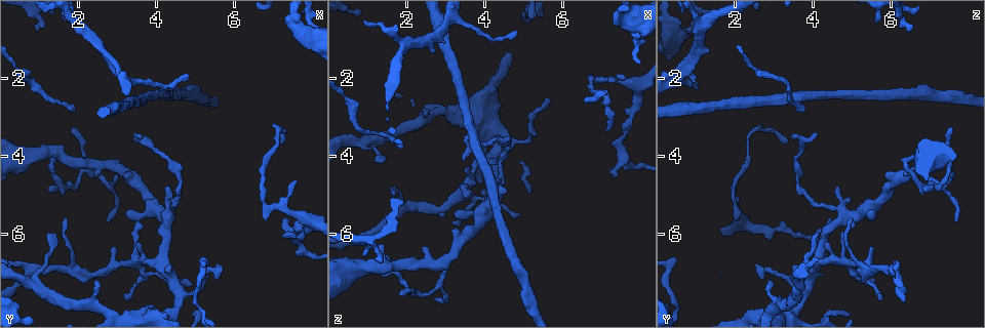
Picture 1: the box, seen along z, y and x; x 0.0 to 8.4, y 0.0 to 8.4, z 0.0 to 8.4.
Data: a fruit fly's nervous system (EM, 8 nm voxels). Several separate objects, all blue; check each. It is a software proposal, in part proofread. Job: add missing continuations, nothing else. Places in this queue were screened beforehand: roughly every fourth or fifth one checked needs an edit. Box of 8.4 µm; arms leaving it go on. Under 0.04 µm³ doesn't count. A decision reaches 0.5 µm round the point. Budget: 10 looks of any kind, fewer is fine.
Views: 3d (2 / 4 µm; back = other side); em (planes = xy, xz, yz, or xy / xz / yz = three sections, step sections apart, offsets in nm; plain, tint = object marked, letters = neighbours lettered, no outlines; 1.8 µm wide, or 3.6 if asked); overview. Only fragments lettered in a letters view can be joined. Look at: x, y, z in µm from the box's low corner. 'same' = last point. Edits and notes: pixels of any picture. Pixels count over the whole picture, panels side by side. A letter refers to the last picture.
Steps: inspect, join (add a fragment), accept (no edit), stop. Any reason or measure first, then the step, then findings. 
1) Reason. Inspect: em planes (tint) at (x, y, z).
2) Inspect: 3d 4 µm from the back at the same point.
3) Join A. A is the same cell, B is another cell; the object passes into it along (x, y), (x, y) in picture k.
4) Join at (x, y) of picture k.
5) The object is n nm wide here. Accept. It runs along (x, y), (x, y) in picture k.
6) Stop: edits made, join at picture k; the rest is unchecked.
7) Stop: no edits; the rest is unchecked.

Thin end. Inspect: 3d 4 µm at (4.95, 7.25, 5.55).

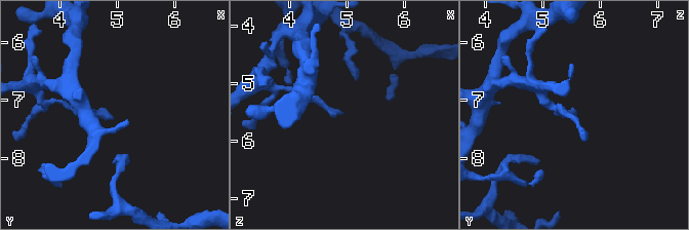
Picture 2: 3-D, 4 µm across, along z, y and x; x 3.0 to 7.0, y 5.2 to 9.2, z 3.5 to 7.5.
Inspect: em planes (tint) at (4.90, 7.35, 5.50).

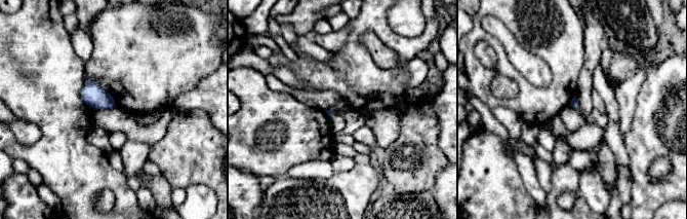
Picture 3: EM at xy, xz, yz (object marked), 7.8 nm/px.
See the neighbours. Inspect: em planes (letters) at the same point.

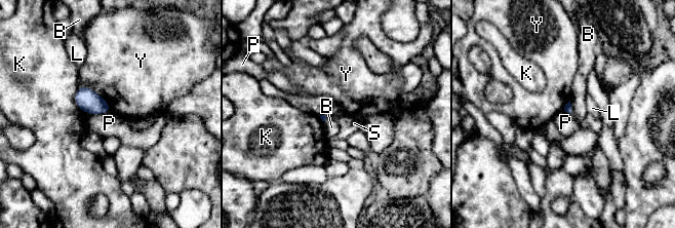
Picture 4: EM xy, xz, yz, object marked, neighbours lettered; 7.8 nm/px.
Accept. B, K, L, P, S and Y are other cells; a border runs along (110, 110), (104, 113), (90, 114) in picture 4; no lettered fragment goes on from it.

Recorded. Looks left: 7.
An open end. Inspect: em planes (letters) at (5.55, 7.15, 2.70).

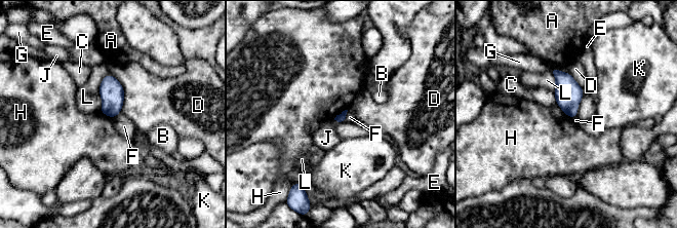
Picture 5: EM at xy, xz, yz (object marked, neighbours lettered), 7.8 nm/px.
Accept. A, B, C, D, E, F, G, H, J, K and L are other cells; a border runs along (556, 103), (571, 118) in picture 5; none of them fits.

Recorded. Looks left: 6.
An open end. Inspect: em xy step 8 (letters) at (7.15, 3.60, 3.30).

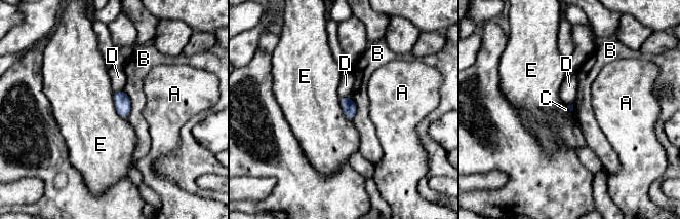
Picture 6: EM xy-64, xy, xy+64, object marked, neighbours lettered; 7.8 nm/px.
Accept. A, B, C, D and E are other cells; a border runs along (113, 93), (115, 110), (126, 118) in picture 6; no lettered fragment goes on from it.

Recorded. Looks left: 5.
Thick turns thin. Inspect: em yz step 4 (tint) at (7.95, 0.60, 0.95).

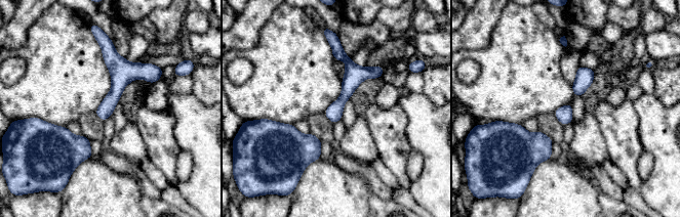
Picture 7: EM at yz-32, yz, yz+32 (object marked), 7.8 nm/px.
Inspect: em planes (letters) at the same point.

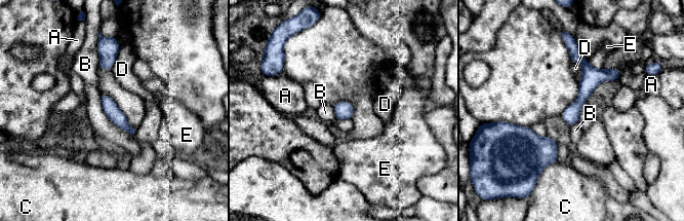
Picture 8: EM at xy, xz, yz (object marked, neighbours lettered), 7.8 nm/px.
Accept. A, B, C, D and E are other cells; a border runs along (99, 94), (106, 116), (133, 135) in picture 8; no lettered fragment goes on from it.

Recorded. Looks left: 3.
Stop: no edits; the rest is unchecked.

